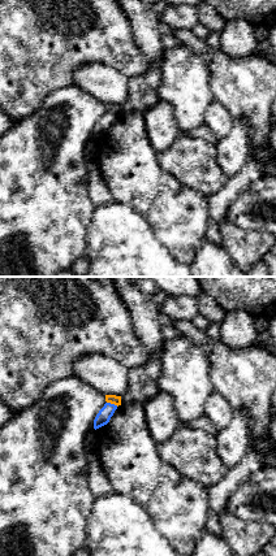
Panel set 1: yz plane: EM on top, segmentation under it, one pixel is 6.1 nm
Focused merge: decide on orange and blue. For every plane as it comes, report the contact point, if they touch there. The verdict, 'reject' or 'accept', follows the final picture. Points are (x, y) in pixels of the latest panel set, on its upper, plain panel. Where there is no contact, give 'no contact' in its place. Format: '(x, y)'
(112, 112)

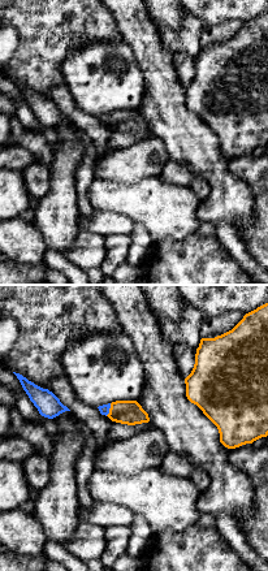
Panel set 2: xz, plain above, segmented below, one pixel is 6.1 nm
(109, 119)

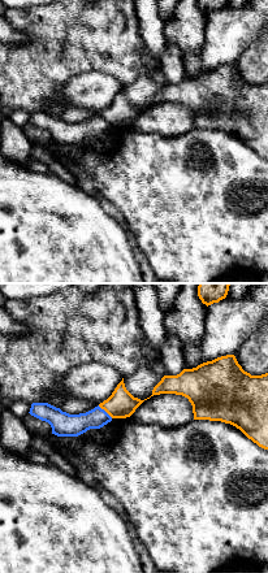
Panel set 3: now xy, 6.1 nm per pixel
(106, 120)

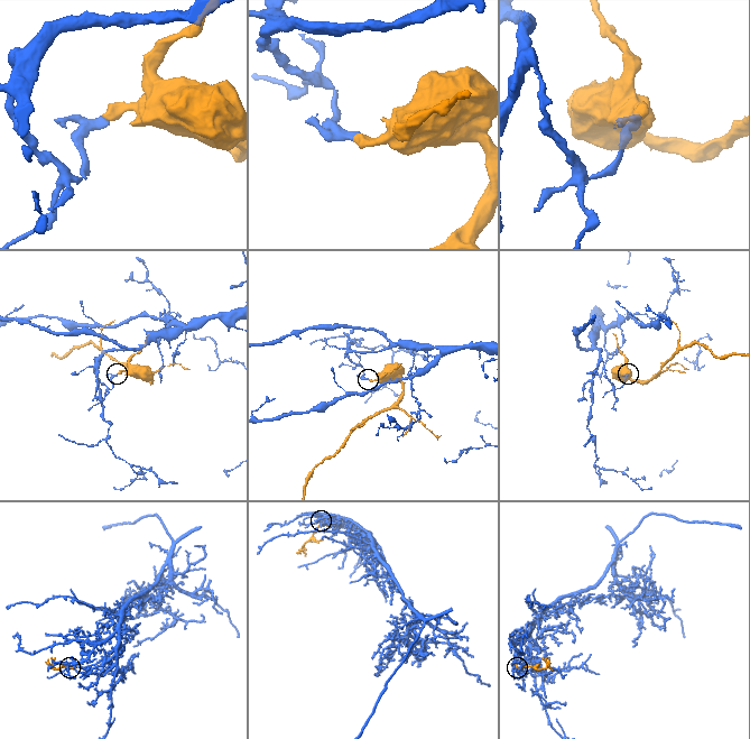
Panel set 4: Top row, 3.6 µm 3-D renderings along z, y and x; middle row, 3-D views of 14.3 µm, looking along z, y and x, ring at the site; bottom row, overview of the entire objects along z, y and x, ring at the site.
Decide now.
reject

